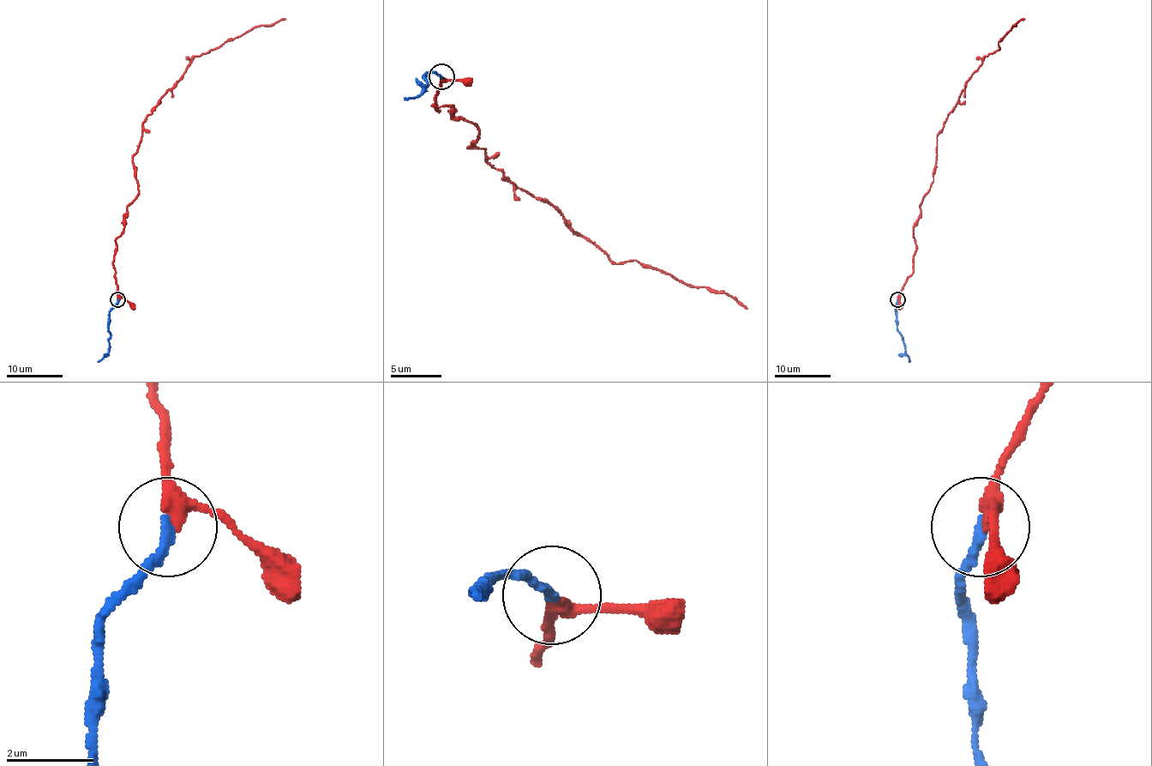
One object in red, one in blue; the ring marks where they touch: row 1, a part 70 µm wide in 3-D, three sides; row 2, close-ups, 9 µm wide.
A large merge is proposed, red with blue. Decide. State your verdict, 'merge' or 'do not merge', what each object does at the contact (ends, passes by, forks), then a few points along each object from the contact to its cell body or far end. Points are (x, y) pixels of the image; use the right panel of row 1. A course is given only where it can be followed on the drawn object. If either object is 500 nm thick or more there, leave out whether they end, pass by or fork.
merge; red passes by; blue ends; course red (897, 298), (913, 272), (913, 230), (932, 180), (937, 134), (985, 57), (1024, 19); course blue (897, 300), (895, 307), (896, 328), (910, 362)

